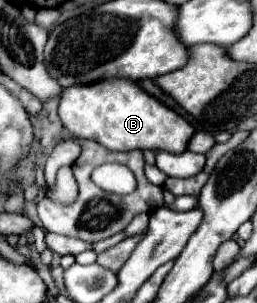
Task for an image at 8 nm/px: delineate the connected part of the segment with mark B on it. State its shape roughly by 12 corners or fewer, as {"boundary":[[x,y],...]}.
{"boundary":[[130,79],[72,85],[60,121],[110,151],[184,153],[196,129]]}

